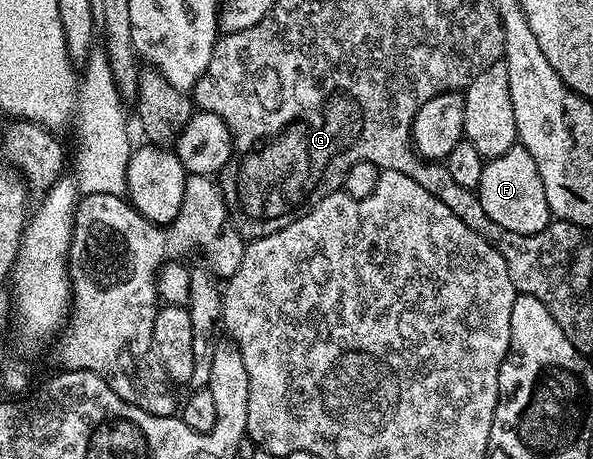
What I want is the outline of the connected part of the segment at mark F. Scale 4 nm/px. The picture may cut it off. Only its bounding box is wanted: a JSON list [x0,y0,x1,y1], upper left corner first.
[475,143,551,237]

